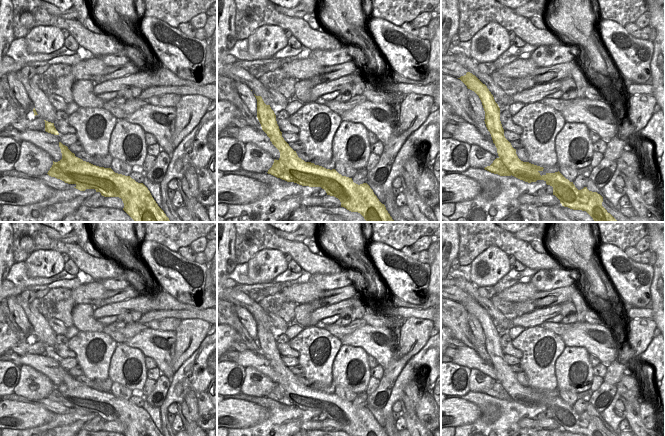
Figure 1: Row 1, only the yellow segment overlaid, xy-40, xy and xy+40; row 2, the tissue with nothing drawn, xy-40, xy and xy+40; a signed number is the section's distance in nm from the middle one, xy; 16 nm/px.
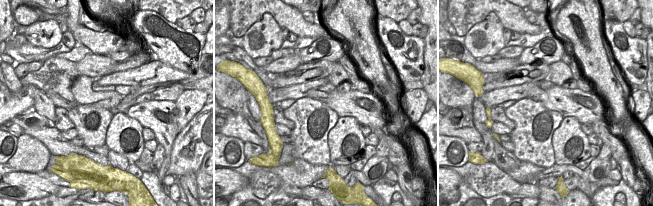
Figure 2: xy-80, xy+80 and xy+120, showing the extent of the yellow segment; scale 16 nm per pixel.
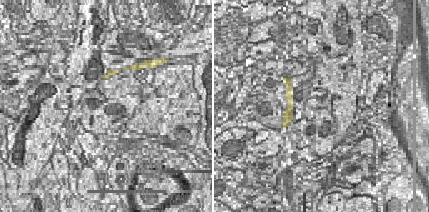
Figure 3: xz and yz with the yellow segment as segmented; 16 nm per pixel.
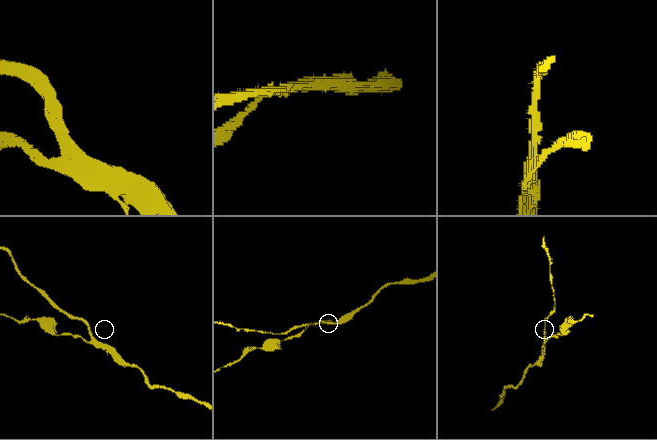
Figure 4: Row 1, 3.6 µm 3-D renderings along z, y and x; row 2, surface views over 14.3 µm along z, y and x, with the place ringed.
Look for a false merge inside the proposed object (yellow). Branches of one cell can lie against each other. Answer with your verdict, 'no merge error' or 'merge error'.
merge error

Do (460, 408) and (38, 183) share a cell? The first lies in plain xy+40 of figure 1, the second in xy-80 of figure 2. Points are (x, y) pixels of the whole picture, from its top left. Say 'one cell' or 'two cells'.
one cell

